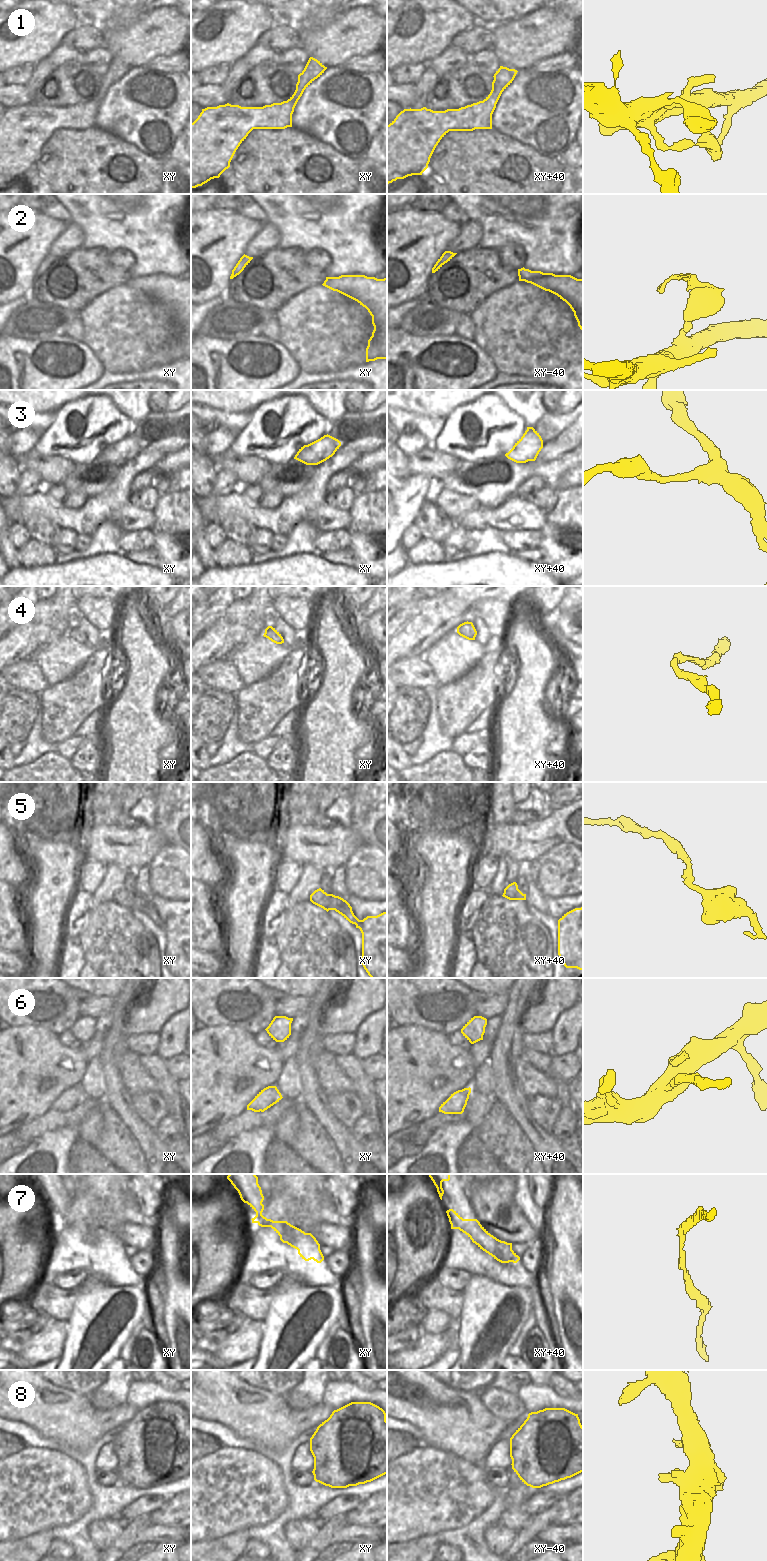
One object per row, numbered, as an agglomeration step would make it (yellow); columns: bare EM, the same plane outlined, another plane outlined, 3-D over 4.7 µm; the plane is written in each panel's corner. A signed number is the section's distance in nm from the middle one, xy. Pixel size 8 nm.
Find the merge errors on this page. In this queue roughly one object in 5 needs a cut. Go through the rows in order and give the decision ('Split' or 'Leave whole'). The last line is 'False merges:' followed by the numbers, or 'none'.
1: Leave whole
2: Leave whole
3: Leave whole
4: Leave whole
5: Leave whole
6: Split
7: Leave whole
8: Leave whole
False merges: 6

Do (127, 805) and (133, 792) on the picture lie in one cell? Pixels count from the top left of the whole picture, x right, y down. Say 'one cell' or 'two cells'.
one cell

